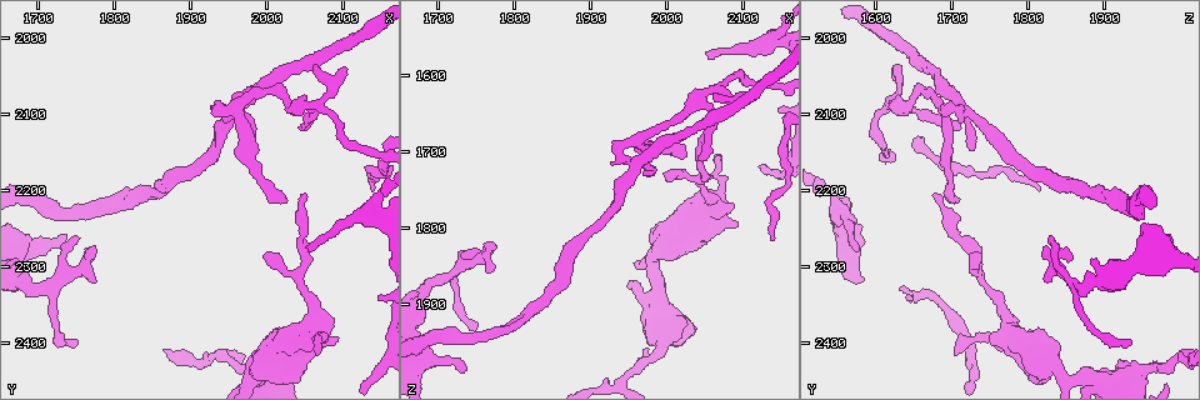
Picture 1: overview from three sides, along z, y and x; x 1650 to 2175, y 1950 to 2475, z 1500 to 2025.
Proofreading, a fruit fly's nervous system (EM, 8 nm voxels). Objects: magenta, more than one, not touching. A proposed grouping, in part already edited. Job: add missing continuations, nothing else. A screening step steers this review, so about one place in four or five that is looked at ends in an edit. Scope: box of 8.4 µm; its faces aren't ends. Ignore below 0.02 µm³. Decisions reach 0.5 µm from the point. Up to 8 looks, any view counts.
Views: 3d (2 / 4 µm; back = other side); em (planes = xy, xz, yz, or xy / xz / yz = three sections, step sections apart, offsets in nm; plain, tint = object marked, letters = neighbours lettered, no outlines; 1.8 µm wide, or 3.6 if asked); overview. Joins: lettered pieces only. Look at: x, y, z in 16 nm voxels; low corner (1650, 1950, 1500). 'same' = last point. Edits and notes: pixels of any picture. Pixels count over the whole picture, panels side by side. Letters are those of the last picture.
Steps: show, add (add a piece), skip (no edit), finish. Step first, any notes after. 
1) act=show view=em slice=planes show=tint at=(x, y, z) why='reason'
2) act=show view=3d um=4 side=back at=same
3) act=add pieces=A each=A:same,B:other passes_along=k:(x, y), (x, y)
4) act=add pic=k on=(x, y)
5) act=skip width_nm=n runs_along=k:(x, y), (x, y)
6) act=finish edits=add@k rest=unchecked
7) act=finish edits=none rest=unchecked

act=show view=em um=3.6 slice=planes show=letters at=(2045, 2115, 1710) why='thin end'

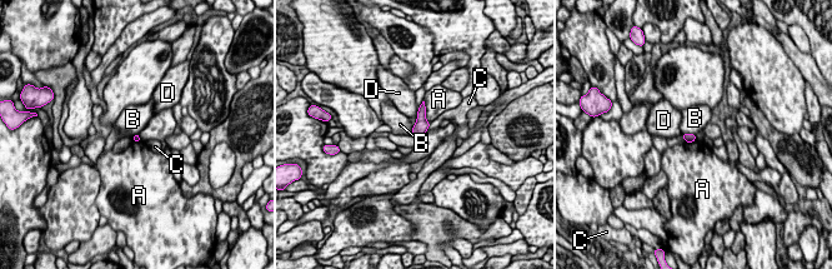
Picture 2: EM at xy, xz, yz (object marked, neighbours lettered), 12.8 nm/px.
act=skip each=A:other,B:other,C:other,D:other border=2:(682, 133), (695, 134) found='none of them fits'

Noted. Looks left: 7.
act=show view=em slice=planes show=letters at=(2105, 2035, 1620) why='thin end'

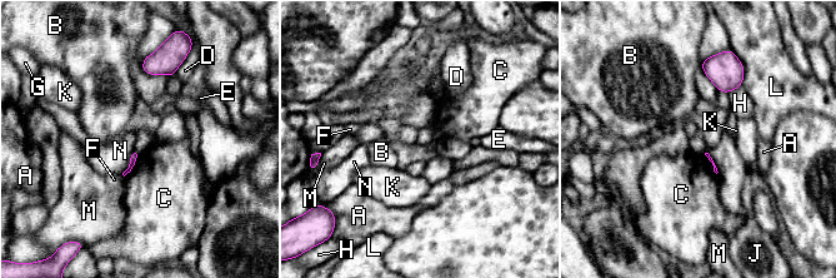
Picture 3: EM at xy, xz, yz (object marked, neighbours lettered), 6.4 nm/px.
act=skip each=A:other,B:other,C:other,D:other,E:other,F:other,G:other,H:other,J:other,K:other,L:other,M:other,N:other border=3:(134, 152), (129, 165), (121, 173) found='none of them fits'

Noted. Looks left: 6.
act=show view=3d um=4 at=(2050, 2280, 1575) why='branch stops here'

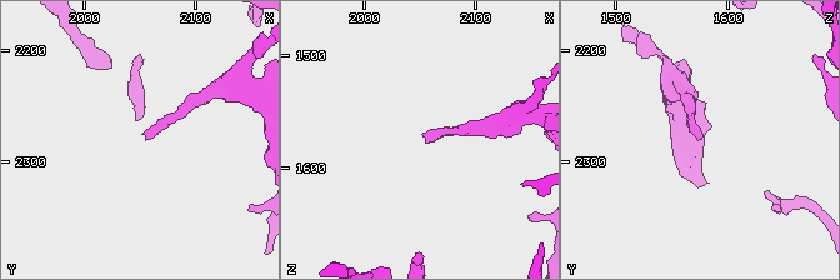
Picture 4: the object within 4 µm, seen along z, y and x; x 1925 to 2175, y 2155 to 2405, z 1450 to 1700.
act=show view=em slice=xz step=16 show=letters at=(2054, 2276, 1576) why='need the tissue'

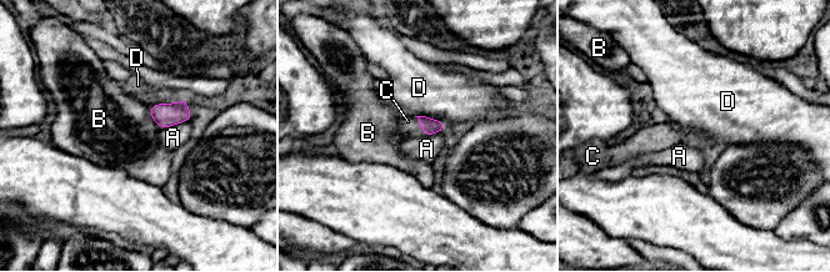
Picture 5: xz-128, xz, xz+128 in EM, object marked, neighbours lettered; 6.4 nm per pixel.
act=show view=em slice=planes show=letters at=same why='another direction'

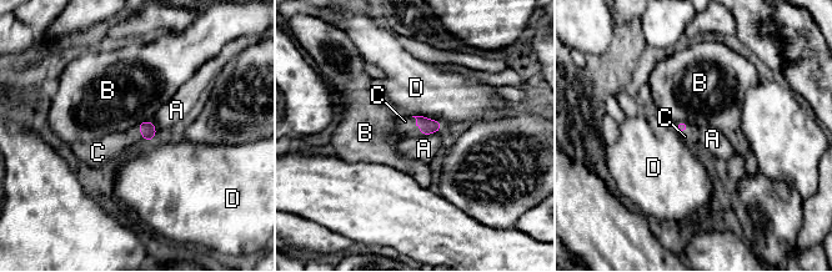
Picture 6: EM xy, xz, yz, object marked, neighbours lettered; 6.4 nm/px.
act=add pieces=C longest_contact=D:220nm each=A:other,B:other,C:same,D:other passes_along=6:(427, 126), (416, 125), (406, 126) found='it goes on there'

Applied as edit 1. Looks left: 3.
act=show view=3d um=2 side=back at=(2145, 2340, 1645) why='thin end'

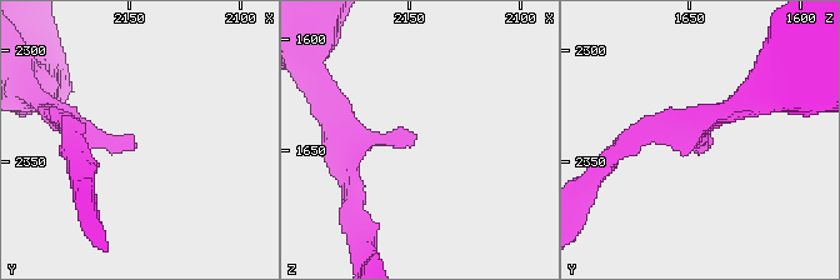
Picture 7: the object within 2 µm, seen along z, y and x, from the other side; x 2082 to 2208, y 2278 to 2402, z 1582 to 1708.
act=show view=em slice=planes show=letters at=(2147, 2338, 1645)

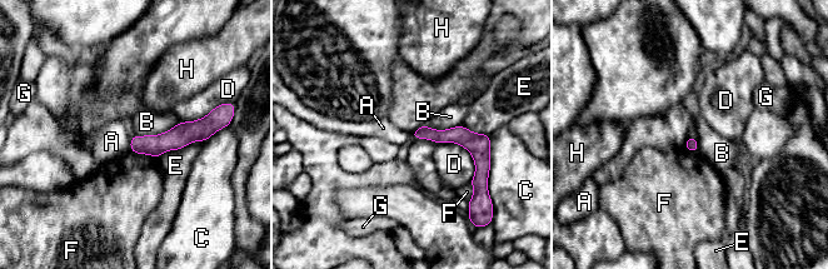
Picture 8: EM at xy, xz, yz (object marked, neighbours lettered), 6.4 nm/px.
act=skip longest_contact=E:340nm each=A:other,B:other,C:other,D:other,E:other,F:other,G:other,H:other runs_along=8:(206, 130), (133, 148) found='no lettered piece goes on from it'

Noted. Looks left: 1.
act=finish edits=add@6 rest=unchecked

